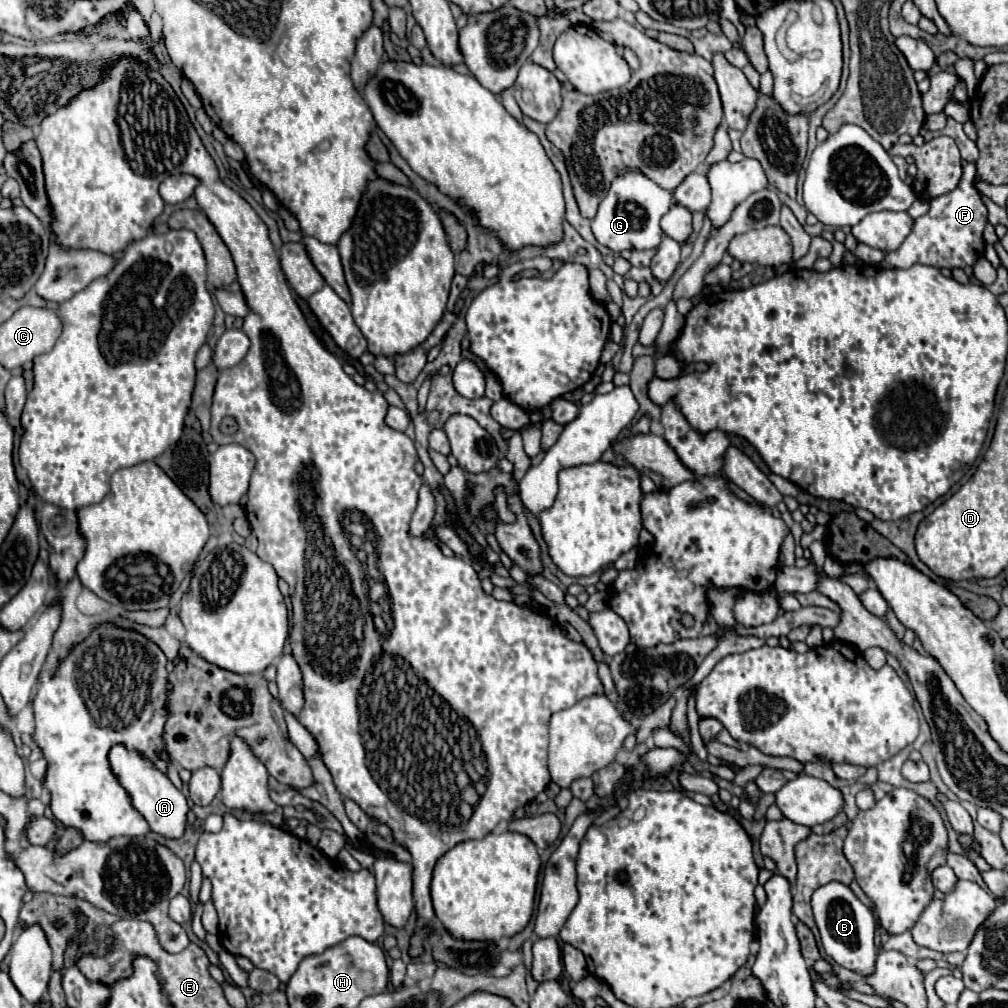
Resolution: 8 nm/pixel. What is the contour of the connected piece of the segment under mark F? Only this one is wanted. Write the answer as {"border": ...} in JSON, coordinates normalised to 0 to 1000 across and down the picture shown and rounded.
{"border":[[[960,162],[955,167],[955,177],[947,188],[936,192],[934,196],[924,198],[920,212],[912,214],[904,226],[904,232],[898,240],[878,254],[874,266],[902,266],[906,262],[920,262],[926,266],[957,266],[965,264],[977,252],[975,228],[979,222],[979,206],[973,198],[973,192],[965,185],[968,163]]]}

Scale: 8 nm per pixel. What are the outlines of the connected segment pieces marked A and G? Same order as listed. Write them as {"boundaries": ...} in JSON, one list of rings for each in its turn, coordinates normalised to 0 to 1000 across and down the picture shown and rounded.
{"boundaries":[[[[112,740],[112,744],[108,746],[108,756],[110,756],[112,766],[118,770],[120,780],[128,786],[132,800],[148,815],[150,823],[160,827],[162,831],[180,831],[186,821],[188,798],[184,790],[170,778],[170,774],[158,764],[154,764],[148,754],[140,752],[136,746],[124,744],[122,740]]],[[[626,169],[612,175],[606,181],[602,194],[596,198],[592,214],[586,218],[586,228],[598,244],[616,250],[616,248],[644,248],[652,246],[656,240],[654,218],[666,206],[666,190],[652,185],[640,173]]]]}

